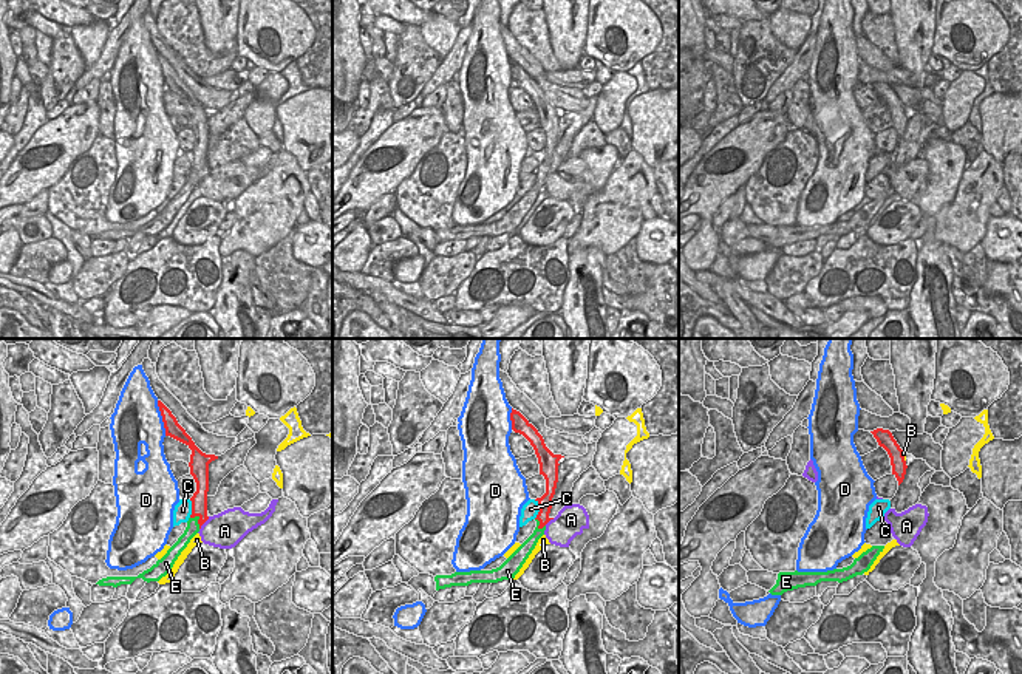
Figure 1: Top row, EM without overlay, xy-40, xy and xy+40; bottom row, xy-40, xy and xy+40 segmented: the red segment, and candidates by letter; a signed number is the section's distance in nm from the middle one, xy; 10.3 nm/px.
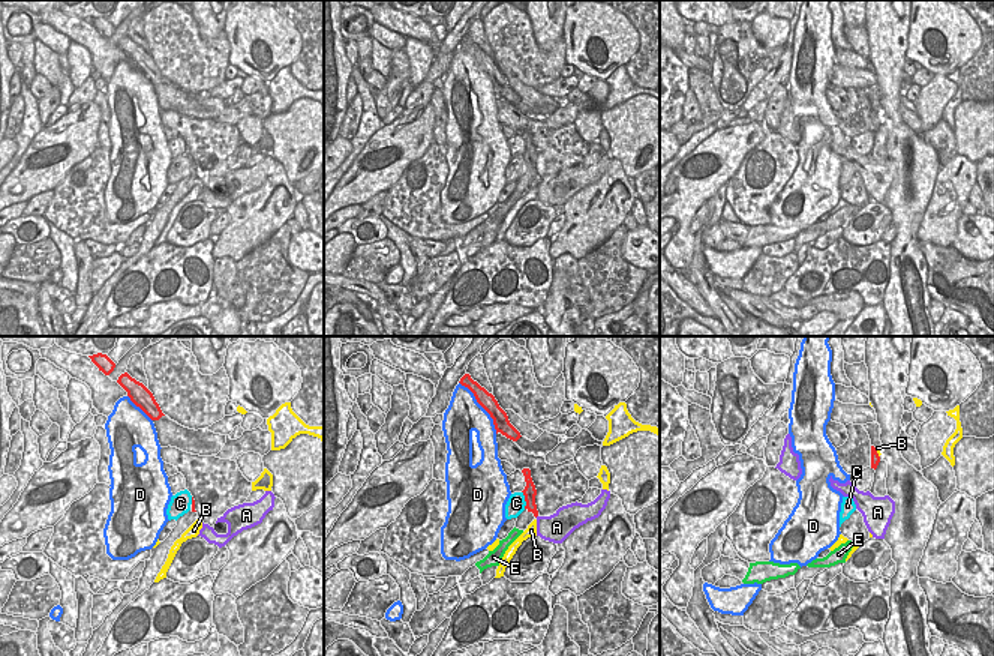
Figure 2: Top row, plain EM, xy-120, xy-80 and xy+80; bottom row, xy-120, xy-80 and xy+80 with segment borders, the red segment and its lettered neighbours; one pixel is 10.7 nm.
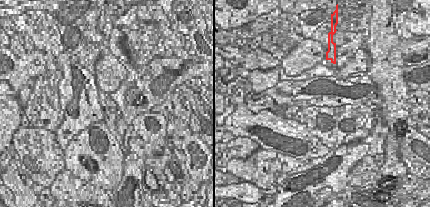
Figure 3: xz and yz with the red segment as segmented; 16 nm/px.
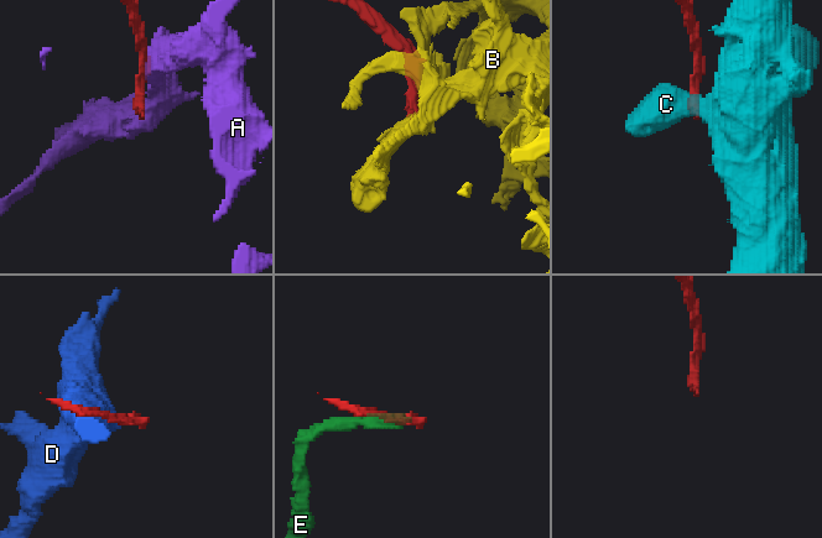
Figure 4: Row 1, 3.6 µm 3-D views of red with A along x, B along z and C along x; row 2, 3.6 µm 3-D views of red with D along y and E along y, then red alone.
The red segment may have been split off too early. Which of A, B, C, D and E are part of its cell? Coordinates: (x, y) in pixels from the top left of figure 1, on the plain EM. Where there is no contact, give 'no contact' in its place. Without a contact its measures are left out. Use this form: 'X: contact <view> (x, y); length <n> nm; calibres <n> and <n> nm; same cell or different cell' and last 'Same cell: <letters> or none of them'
A: contact xy-40 (204, 175); length 180 nm; calibres 160 and 380 nm; different cell
B: contact xy+40 (903, 112); length 100 nm; calibres 160 and 30 nm; different cell
C: contact xy (540, 163); length 220 nm; calibres 160 and 170 nm; different cell
D: contact xy-40 (163, 71); length 380 nm; calibres 160 and 460 nm; different cell
E: contact xy-40 (198, 173); length 160 nm; calibres 160 and 140 nm; different cell
Same cell: none of them

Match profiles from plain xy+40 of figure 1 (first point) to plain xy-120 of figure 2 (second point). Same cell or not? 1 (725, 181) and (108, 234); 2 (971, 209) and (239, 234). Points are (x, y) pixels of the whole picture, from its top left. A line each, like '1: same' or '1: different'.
1: different
2: same

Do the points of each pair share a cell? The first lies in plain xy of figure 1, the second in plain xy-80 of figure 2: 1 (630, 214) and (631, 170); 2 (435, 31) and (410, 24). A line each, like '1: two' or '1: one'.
1: two
2: two

